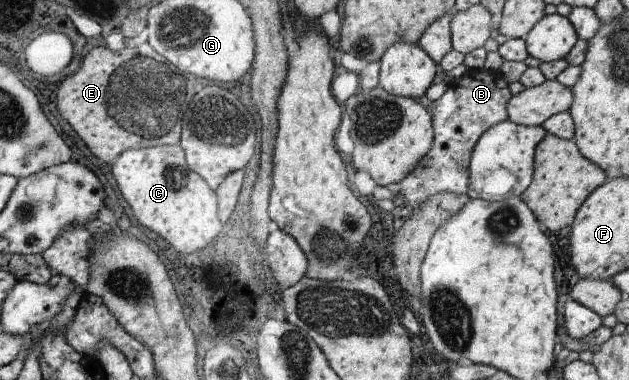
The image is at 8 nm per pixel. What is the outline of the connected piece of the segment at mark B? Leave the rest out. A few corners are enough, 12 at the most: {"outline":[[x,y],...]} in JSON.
{"outline":[[468,70],[434,110],[434,146],[398,182],[413,209],[467,194],[473,149],[509,118],[501,73]]}

